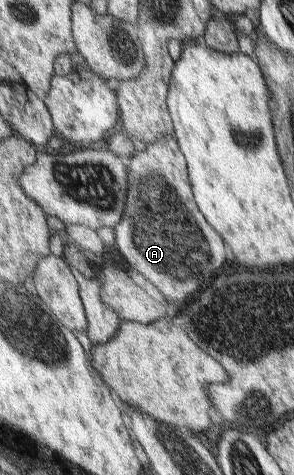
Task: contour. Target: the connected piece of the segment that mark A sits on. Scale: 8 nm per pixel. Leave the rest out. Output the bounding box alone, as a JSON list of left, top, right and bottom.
[114,135,227,301]

